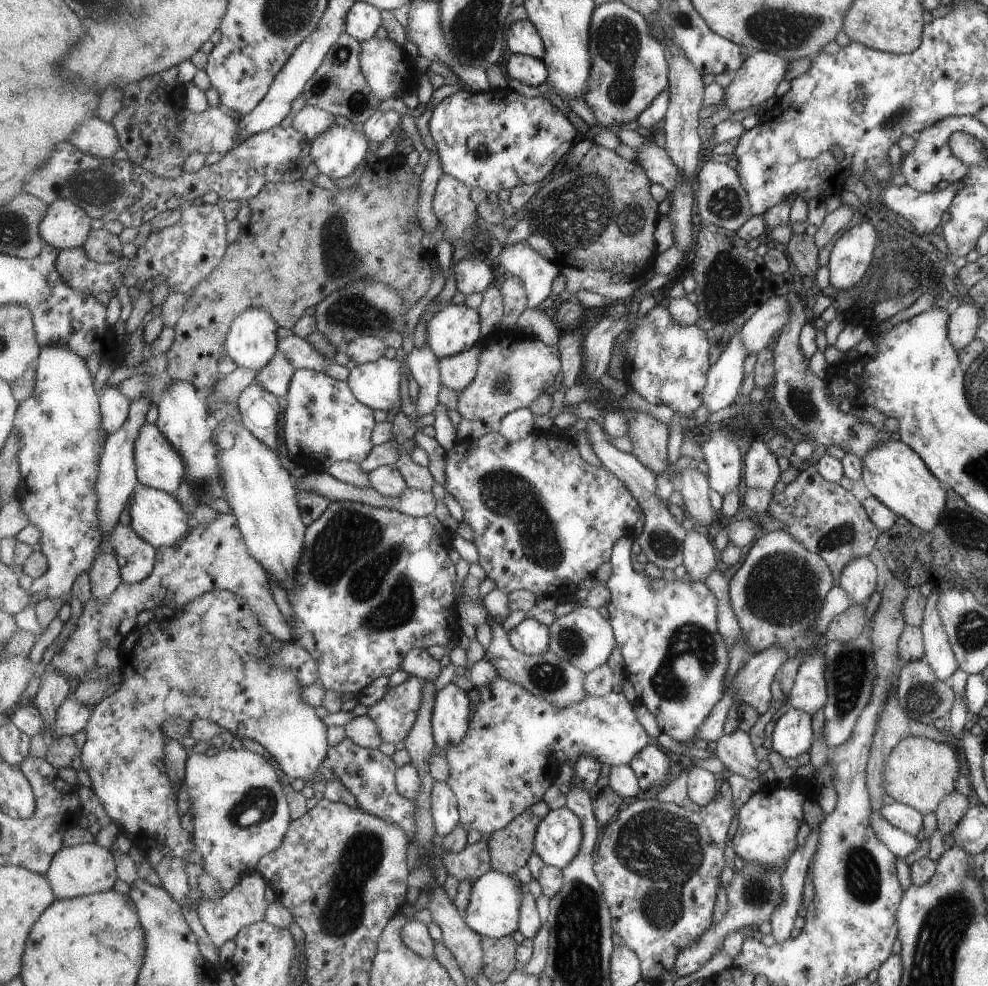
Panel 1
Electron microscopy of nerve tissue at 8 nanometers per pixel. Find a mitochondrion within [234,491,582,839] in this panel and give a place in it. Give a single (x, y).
(350, 534)

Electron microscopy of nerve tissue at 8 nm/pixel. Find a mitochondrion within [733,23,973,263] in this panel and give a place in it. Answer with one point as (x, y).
(900, 116)

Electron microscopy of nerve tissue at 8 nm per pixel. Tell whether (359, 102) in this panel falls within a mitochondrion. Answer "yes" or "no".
yes

